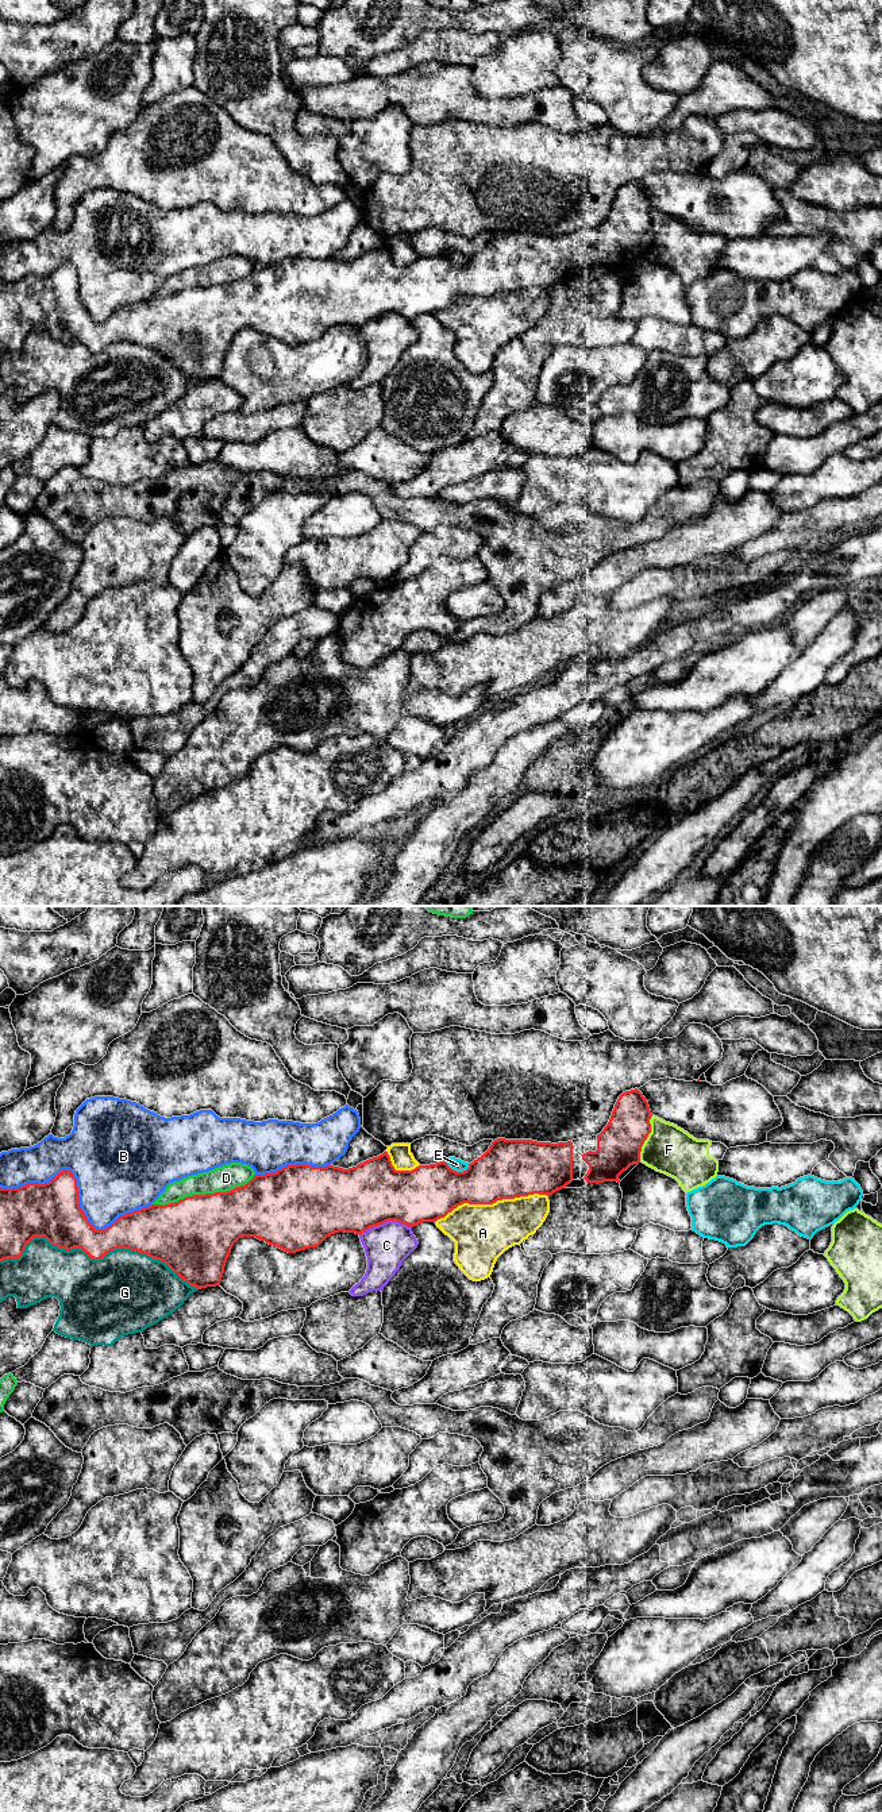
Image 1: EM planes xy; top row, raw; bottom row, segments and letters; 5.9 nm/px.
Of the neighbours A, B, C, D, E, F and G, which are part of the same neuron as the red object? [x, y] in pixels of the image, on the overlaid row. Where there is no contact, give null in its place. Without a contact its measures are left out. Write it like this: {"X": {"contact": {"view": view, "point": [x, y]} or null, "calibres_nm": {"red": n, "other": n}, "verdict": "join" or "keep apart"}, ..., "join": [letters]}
{"A": {"contact": {"view": "xy", "point": [490, 1203]}, "calibres_nm": {"red": 360, "other": 340}, "verdict": "keep apart"}, "B": {"contact": {"view": "xy", "point": [77, 1194]}, "calibres_nm": {"red": 340, "other": 460}, "verdict": "keep apart"}, "C": {"contact": {"view": "xy", "point": [385, 1221]}, "calibres_nm": {"red": 380, "other": 260}, "verdict": "keep apart"}, "D": {"contact": {"view": "xy", "point": [205, 1194]}, "calibres_nm": {"red": 460, "other": 150}, "verdict": "keep apart"}, "E": {"contact": {"view": "xy", "point": [455, 1171]}, "calibres_nm": {"red": 340, "other": 80}, "verdict": "keep apart"}, "F": {"contact": {"view": "xy", "point": [646, 1138]}, "calibres_nm": {"red": 260, "other": 300}, "verdict": "keep apart"}, "G": {"contact": {"view": "xy", "point": [97, 1259]}, "calibres_nm": {"red": 240, "other": 500}, "verdict": "keep apart"}, "join": []}

